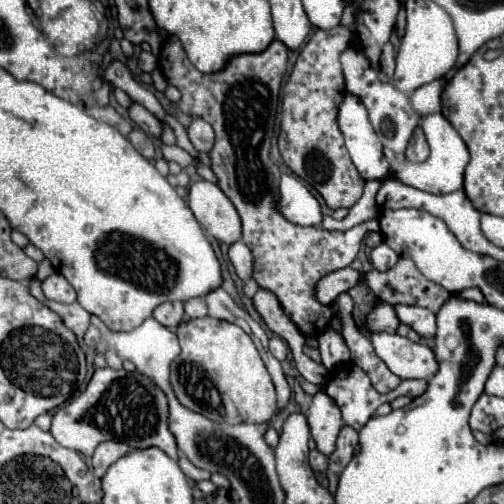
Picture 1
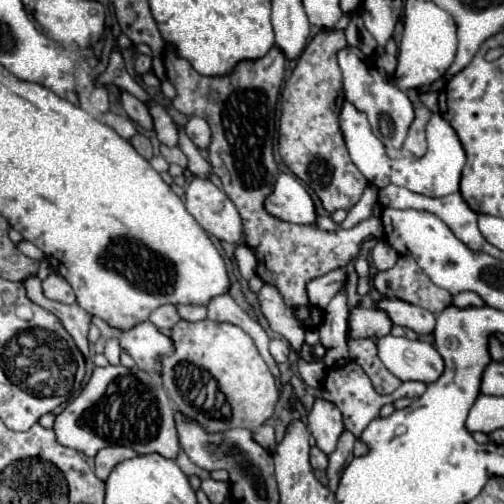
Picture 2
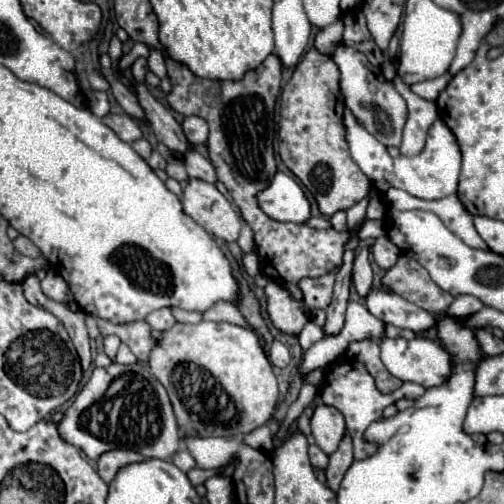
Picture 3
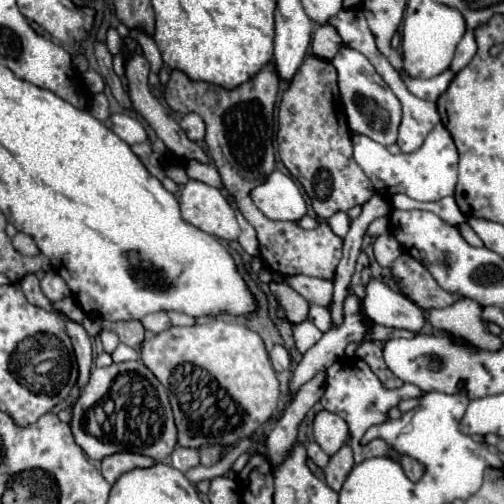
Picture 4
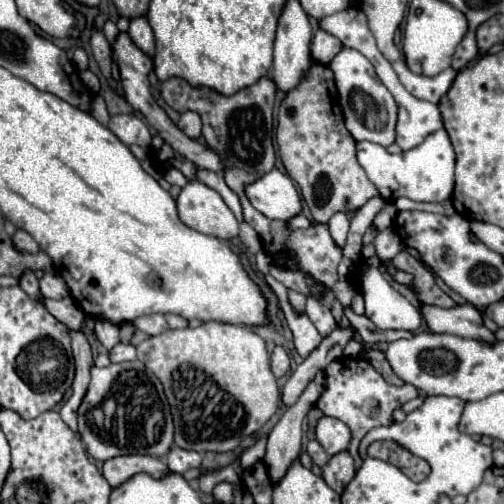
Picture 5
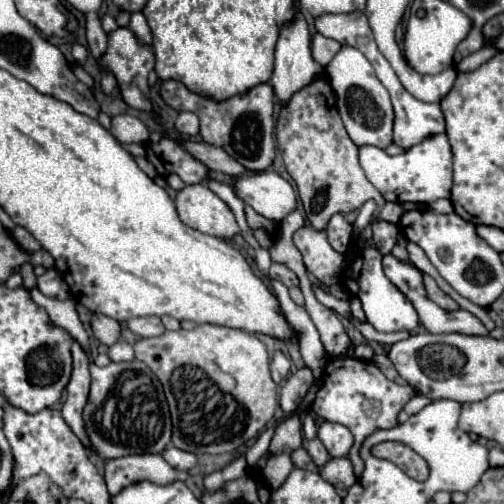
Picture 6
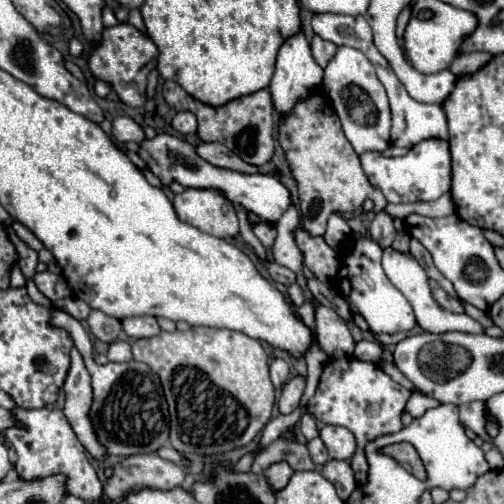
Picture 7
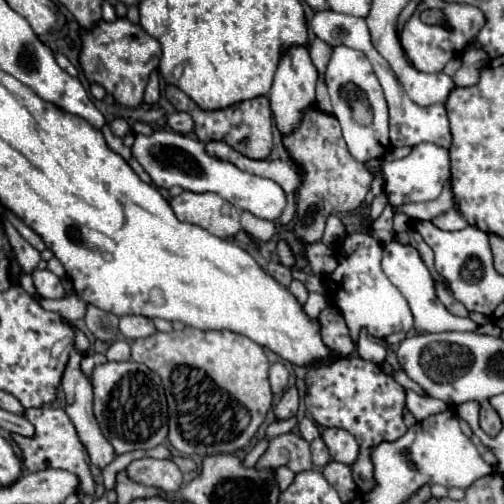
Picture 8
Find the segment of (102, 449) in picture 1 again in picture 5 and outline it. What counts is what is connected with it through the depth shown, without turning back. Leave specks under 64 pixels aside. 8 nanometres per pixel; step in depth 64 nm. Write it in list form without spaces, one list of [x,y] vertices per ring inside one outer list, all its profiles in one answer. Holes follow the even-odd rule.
[[[128,454],[104,462],[104,478],[112,488],[118,488],[140,472],[152,478],[164,478],[169,473],[169,468],[160,458],[146,454]]]

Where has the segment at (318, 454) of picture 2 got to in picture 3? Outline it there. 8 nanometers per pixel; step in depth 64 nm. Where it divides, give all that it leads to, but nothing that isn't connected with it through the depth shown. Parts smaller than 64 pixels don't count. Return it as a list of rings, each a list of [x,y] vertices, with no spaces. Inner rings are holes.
[[[312,444],[312,446],[308,448],[308,454],[310,454],[312,466],[316,466],[316,468],[326,468],[326,466],[328,466],[328,456],[326,456],[316,444]]]

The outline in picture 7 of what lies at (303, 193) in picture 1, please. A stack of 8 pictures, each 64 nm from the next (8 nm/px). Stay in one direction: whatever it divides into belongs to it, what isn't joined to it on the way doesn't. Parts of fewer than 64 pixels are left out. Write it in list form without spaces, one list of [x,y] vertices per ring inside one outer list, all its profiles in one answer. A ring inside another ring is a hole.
[[[162,132],[152,140],[142,140],[138,156],[148,164],[150,172],[158,176],[164,186],[178,182],[184,188],[218,190],[230,202],[242,206],[246,212],[254,212],[260,220],[266,222],[276,222],[290,206],[290,192],[274,174],[242,174],[242,172],[232,172],[228,168],[216,168],[214,164],[208,164],[208,160],[196,156],[196,146],[188,144],[186,140],[180,140],[174,134]]]

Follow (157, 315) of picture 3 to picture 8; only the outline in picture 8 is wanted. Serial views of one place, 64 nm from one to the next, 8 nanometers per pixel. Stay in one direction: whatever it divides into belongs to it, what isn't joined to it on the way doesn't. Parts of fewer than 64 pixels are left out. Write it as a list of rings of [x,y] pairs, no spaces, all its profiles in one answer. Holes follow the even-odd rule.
[[[122,316],[118,328],[120,328],[122,336],[128,340],[144,338],[144,336],[150,336],[156,332],[152,320],[146,316]]]

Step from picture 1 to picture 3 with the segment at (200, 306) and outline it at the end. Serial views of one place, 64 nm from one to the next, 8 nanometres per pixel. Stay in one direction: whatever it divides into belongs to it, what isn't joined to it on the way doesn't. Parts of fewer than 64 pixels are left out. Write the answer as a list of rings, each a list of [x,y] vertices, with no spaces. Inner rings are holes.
[[[174,308],[172,314],[174,314],[174,318],[178,322],[184,322],[184,324],[198,324],[202,320],[202,314],[200,312],[186,312],[182,308]]]

